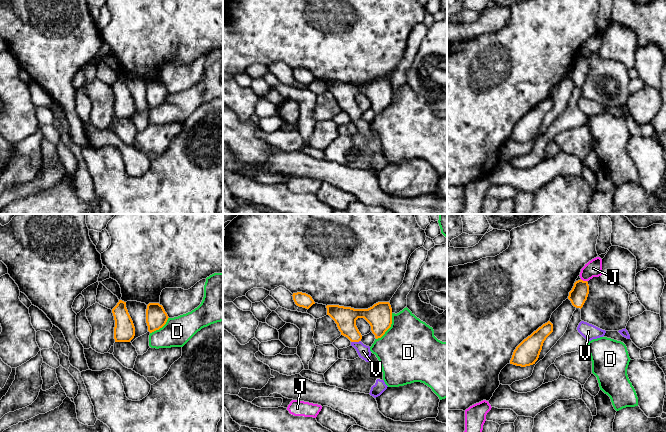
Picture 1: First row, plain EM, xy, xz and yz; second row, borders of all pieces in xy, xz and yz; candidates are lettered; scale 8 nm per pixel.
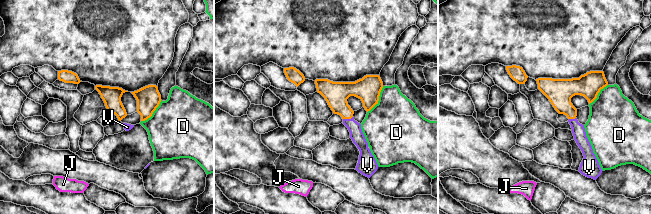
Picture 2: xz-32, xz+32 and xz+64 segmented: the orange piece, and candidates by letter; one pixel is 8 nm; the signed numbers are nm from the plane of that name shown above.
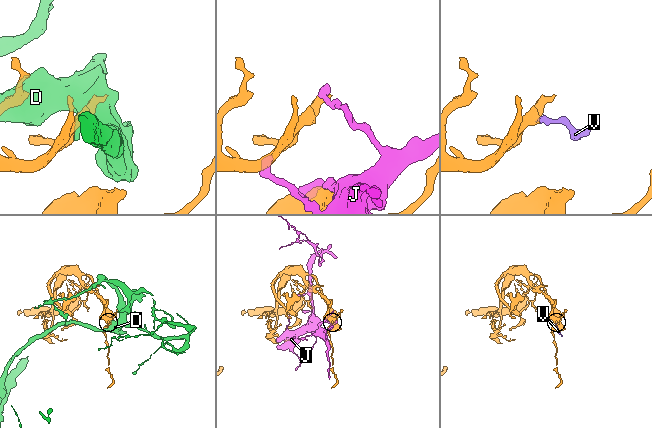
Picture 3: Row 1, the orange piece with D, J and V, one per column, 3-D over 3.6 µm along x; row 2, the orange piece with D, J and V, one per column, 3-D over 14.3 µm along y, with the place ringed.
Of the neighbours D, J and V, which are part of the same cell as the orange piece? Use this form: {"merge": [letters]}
{"merge": ["V"]}

